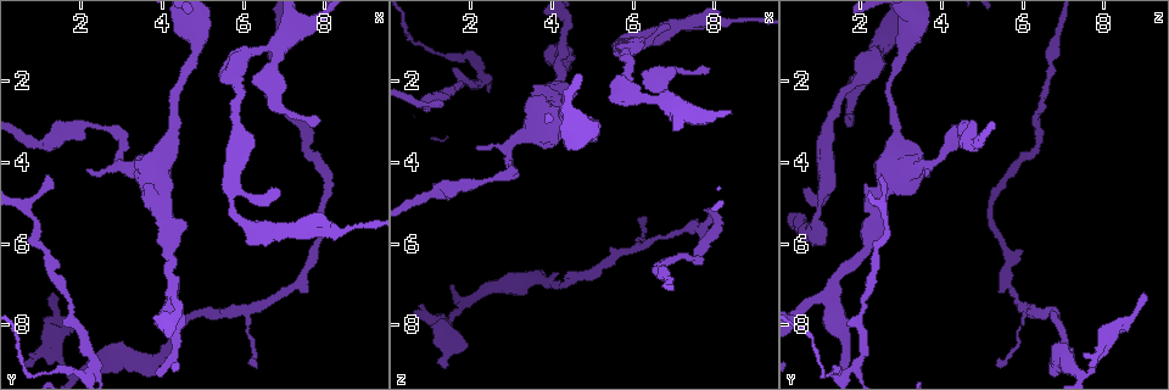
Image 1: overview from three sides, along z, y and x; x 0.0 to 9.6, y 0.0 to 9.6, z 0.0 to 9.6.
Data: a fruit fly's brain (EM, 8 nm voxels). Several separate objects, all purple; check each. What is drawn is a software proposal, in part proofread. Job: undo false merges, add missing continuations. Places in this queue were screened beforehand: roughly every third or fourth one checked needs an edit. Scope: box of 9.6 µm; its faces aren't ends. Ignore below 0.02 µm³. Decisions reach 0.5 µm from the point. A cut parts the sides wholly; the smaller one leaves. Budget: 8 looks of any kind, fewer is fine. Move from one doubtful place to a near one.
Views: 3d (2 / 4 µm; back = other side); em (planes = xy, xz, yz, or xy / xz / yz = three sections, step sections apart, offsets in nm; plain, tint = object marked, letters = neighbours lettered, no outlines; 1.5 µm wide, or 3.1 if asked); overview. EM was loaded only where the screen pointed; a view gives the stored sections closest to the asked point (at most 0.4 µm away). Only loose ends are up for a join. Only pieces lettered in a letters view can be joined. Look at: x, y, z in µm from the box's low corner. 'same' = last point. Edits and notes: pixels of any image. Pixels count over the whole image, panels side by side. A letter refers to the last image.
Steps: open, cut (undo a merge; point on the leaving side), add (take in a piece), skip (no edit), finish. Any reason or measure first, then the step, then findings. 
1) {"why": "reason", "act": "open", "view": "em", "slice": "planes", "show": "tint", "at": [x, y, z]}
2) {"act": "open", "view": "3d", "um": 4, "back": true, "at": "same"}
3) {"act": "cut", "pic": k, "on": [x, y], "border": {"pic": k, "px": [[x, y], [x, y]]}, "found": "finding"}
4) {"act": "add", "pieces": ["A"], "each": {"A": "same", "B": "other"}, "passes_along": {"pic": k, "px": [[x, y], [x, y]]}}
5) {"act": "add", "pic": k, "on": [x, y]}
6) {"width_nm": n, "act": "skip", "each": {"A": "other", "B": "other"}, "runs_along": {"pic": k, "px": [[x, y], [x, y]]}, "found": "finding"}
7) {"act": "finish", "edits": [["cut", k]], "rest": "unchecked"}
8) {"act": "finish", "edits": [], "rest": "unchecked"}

{"why": "four or more arms meet", "act": "open", "view": "3d", "um": 4, "at": [6.90, 1.05, 2.50]}

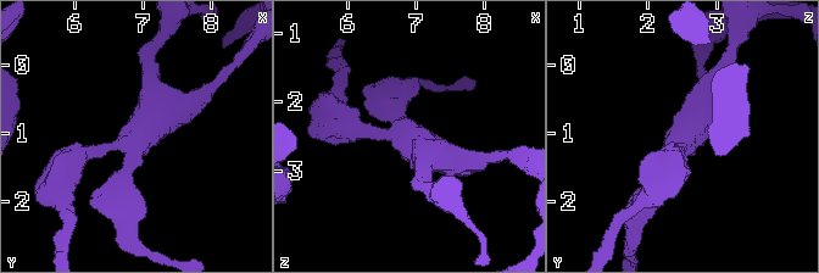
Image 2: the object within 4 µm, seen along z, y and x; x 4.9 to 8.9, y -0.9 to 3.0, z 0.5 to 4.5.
{"arms": 4, "act": "open", "view": "em", "slice": "xy", "step": 4, "show": "letters", "at": [6.80, 1.10, 2.45]}

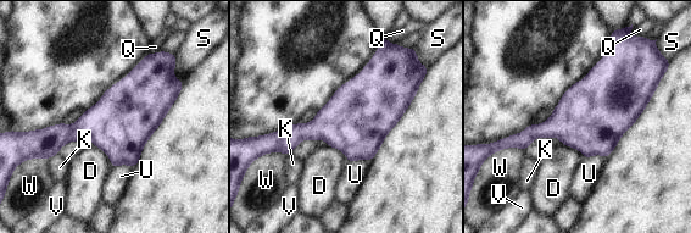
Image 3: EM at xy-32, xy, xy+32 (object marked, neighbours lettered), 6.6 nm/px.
{"act": "skip", "each": {"D": "other", "K": "other", "Q": "other", "S": "other", "U": "other", "V": "other", "W": "other"}, "border": {"pic": 3, "px": [[161, 50], [148, 53]]}, "found": "all the same cell"}

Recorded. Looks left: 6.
{"why": "thin end", "act": "open", "view": "em", "slice": "planes", "show": "letters", "at": [6.40, 9.05, 5.40]}

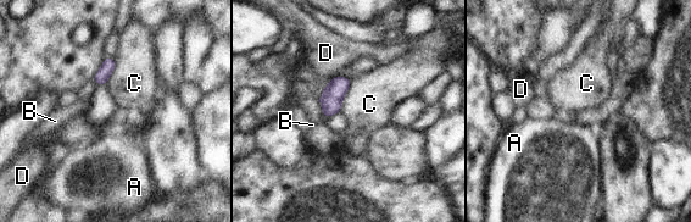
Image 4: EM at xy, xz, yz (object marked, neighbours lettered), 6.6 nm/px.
{"act": "skip", "each": {"A": "other", "B": "other", "C": "other", "D": "other"}, "border": {"pic": 4, "px": [[351, 79], [340, 110]]}, "found": "none of them fits"}

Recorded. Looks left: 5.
{"why": "an open end", "act": "open", "view": "3d", "um": 2, "back": true, "at": [0.65, 8.90, 7.70]}

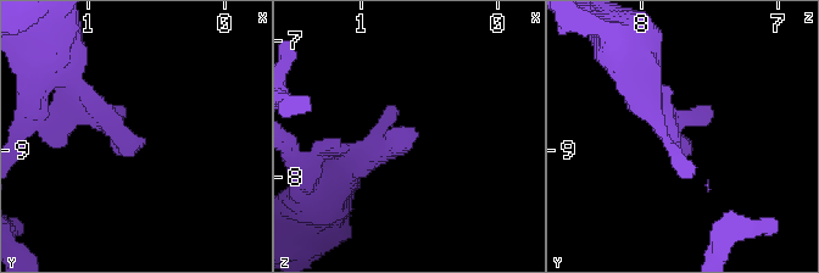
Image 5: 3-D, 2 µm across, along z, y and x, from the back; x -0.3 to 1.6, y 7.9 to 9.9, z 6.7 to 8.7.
{"why": "now the EM", "act": "open", "view": "em", "slice": "planes", "show": "letters", "at": [0.62, 8.92, 7.70]}

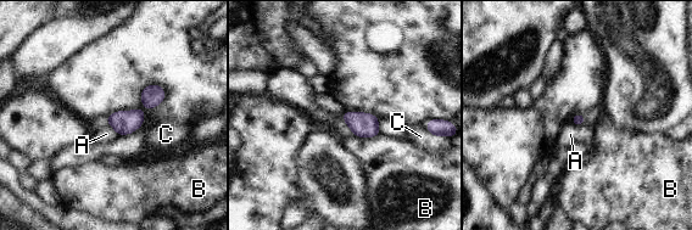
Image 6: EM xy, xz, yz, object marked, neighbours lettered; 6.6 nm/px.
{"act": "skip", "each": {"A": "other", "B": "other", "C": "other"}, "border": {"pic": 6, "px": [[569, 122], [576, 125], [584, 124]]}, "found": "no lettered piece goes on from it"}

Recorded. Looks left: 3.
{"act": "finish", "edits": [], "rest": "unchecked"}

